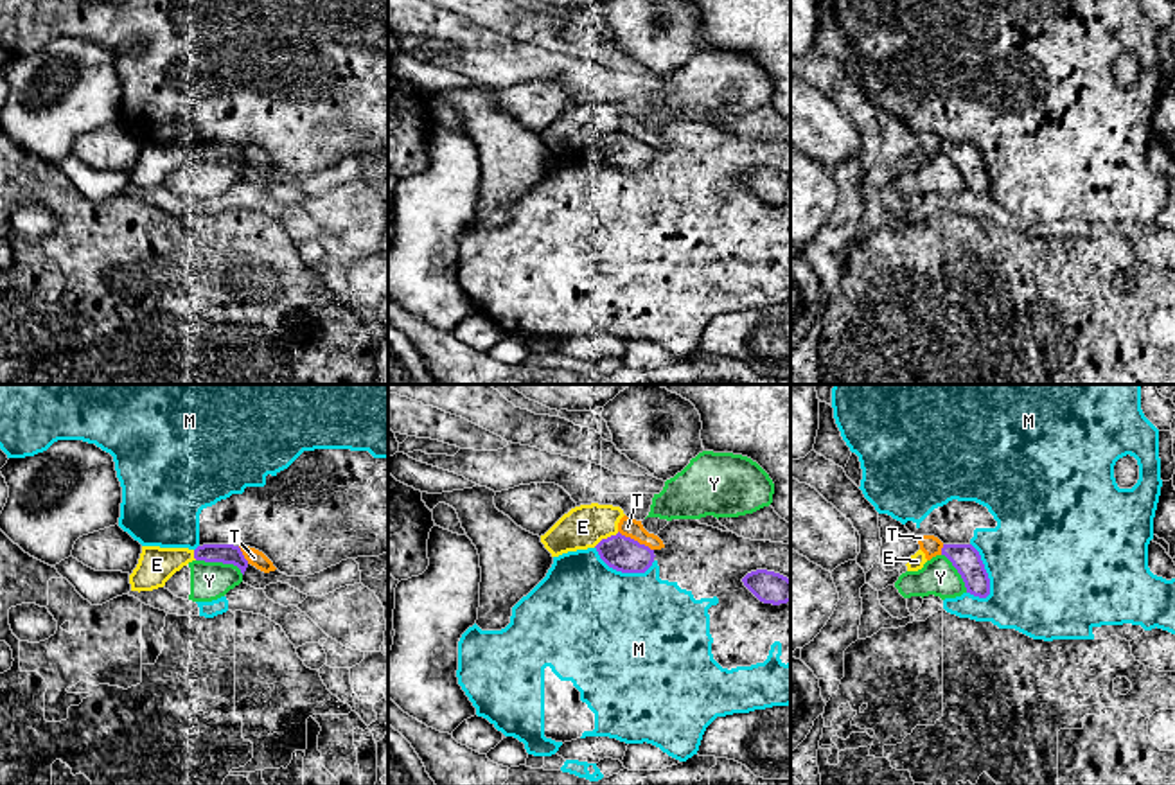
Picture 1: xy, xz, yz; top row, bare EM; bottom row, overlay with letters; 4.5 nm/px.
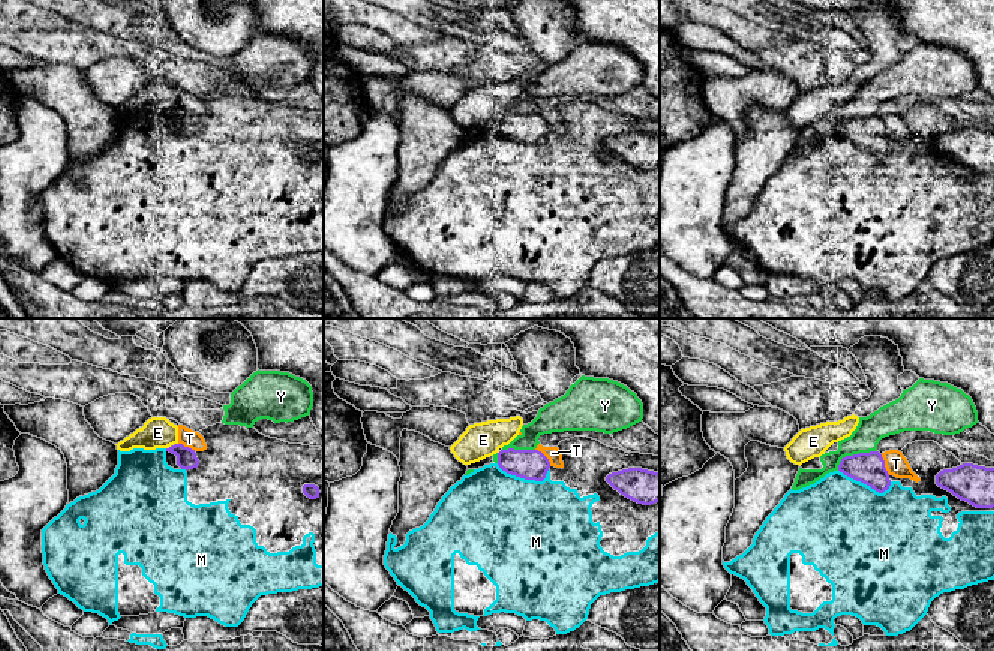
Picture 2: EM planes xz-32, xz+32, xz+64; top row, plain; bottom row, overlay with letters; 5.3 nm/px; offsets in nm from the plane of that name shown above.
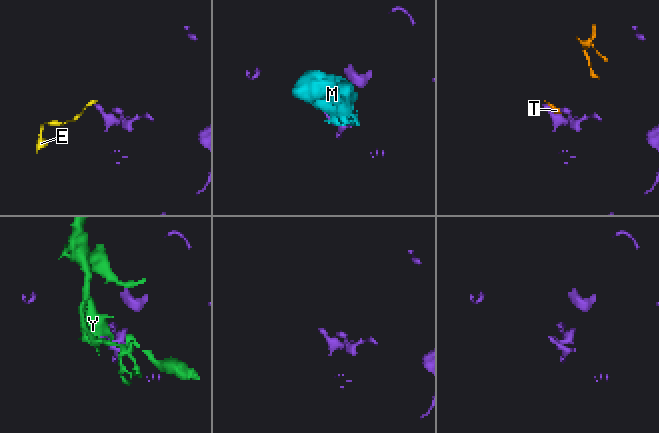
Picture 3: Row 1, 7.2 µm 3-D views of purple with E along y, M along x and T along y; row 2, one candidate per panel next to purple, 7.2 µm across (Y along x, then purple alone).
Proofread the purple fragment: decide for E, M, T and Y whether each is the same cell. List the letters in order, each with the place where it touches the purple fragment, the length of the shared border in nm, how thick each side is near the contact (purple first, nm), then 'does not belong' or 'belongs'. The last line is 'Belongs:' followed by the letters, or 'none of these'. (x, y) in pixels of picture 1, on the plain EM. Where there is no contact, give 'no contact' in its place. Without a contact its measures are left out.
E: xz (608, 135) | 140 nm | 160/190 nm | does not belong
M: yz (985, 169) | 260 nm | 120/480 nm | does not belong
T: xz (636, 139) | 180 nm | 160/90 nm | does not belong
Y: xy (220, 158) | 220 nm | 90/180 nm | does not belong
Belongs: none of these

